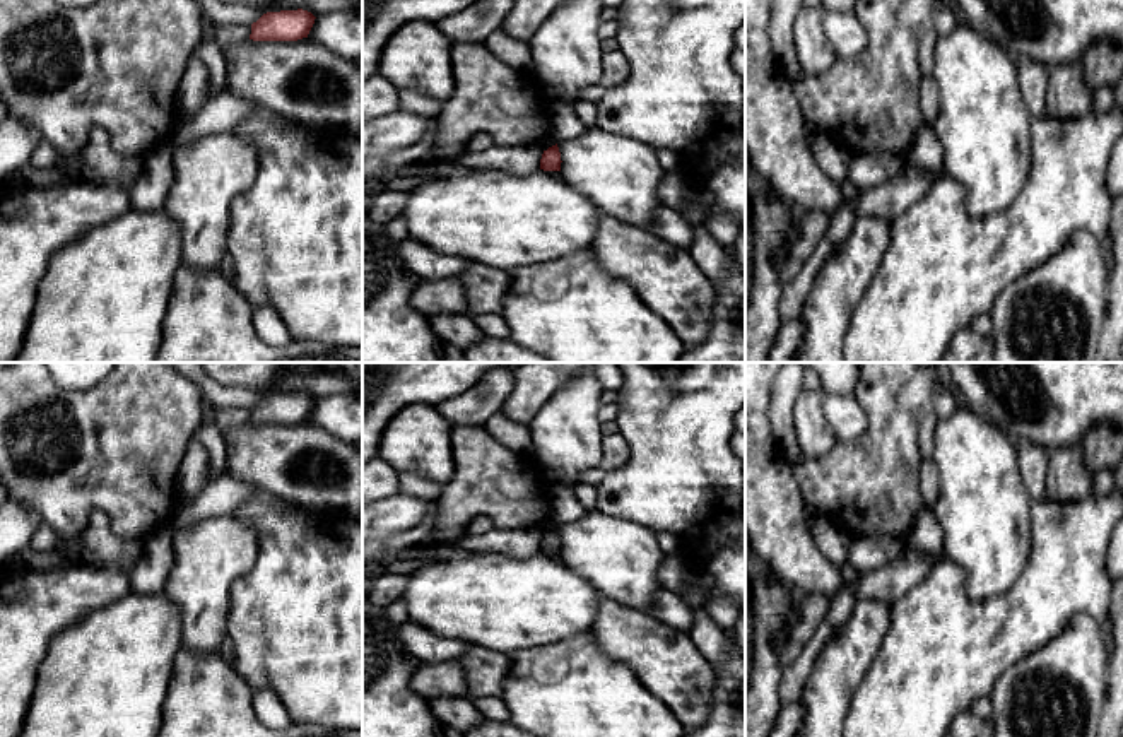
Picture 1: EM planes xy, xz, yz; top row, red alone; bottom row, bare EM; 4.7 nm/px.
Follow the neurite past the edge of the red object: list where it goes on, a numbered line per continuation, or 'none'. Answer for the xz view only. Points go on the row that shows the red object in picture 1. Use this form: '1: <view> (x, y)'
none

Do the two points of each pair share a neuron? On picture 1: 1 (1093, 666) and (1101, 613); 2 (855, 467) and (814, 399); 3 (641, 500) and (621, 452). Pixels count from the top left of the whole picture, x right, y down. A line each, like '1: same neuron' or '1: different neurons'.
1: different neurons
2: different neurons
3: different neurons

